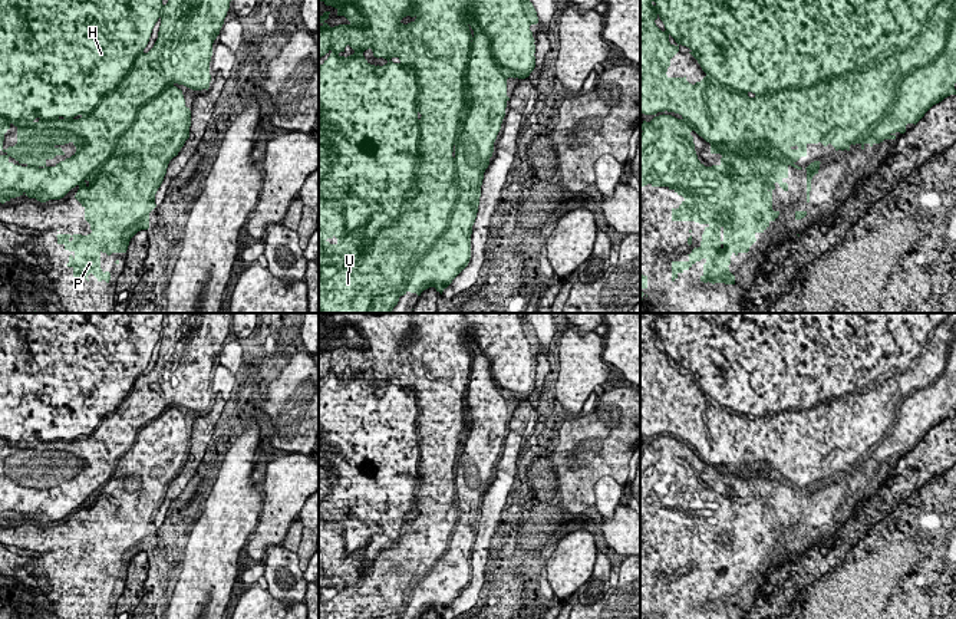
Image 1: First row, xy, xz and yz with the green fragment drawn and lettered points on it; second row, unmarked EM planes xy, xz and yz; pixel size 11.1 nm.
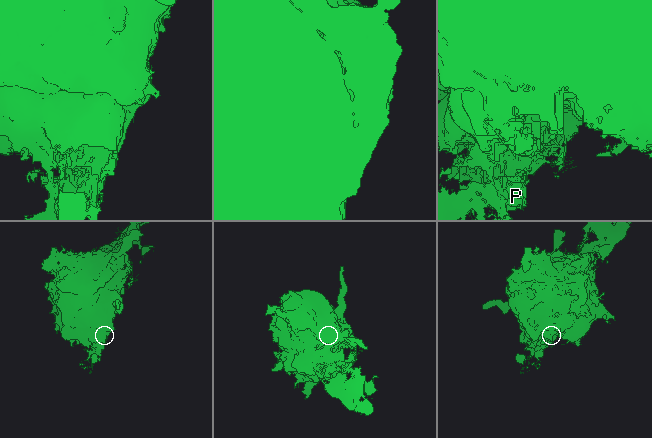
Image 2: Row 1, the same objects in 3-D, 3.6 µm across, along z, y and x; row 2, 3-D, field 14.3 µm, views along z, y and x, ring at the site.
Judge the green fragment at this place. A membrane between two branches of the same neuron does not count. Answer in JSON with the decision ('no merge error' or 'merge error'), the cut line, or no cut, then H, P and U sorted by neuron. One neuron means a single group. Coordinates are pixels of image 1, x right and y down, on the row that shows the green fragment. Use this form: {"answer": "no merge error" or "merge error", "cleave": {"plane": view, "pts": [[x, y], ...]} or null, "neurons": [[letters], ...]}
{"answer": "merge error", "cleave": {"plane": "xz", "pts": [[471, 42], [468, 61], [432, 66], [464, 79], [455, 144]]}, "neurons": [["H", "U"], ["P"]]}

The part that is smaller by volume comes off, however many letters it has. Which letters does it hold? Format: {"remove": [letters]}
{"remove": ["P"]}

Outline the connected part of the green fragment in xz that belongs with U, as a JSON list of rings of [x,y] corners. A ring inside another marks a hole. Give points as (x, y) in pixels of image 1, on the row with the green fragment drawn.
[[[319,0],[326,6],[337,7],[346,1],[356,6],[366,16],[365,26],[339,24],[330,27],[319,16],[319,57],[329,53],[323,65],[319,65],[319,313],[390,313],[398,304],[399,297],[411,290],[426,290],[428,280],[419,277],[416,270],[419,263],[434,251],[434,243],[448,230],[452,214],[459,203],[461,188],[456,175],[456,158],[452,157],[455,136],[464,128],[469,101],[467,98],[465,78],[461,69],[432,69],[428,92],[418,83],[416,70],[422,66],[434,66],[434,59],[455,57],[465,55],[468,65],[471,60],[472,34],[464,19],[467,11],[472,13],[481,32],[489,40],[492,59],[501,75],[505,78],[525,79],[535,68],[535,45],[531,24],[538,23],[537,11],[530,0]],[[370,49],[375,57],[388,60],[383,66],[370,65],[363,52]]]

